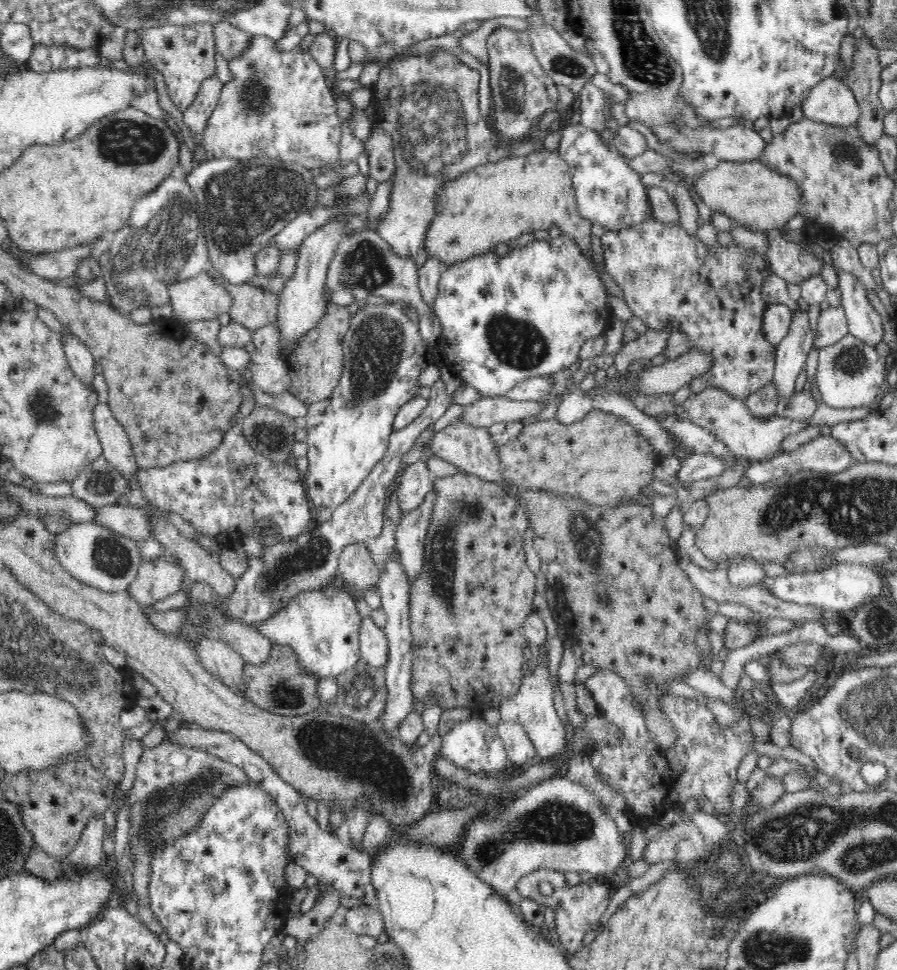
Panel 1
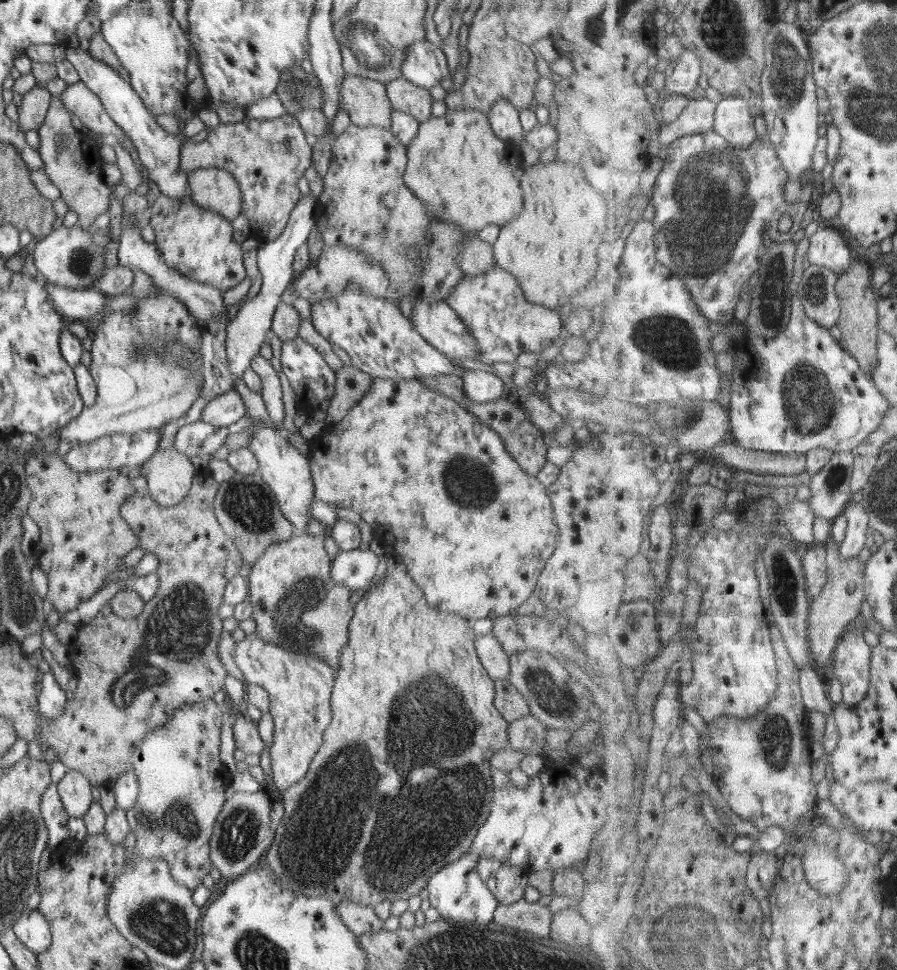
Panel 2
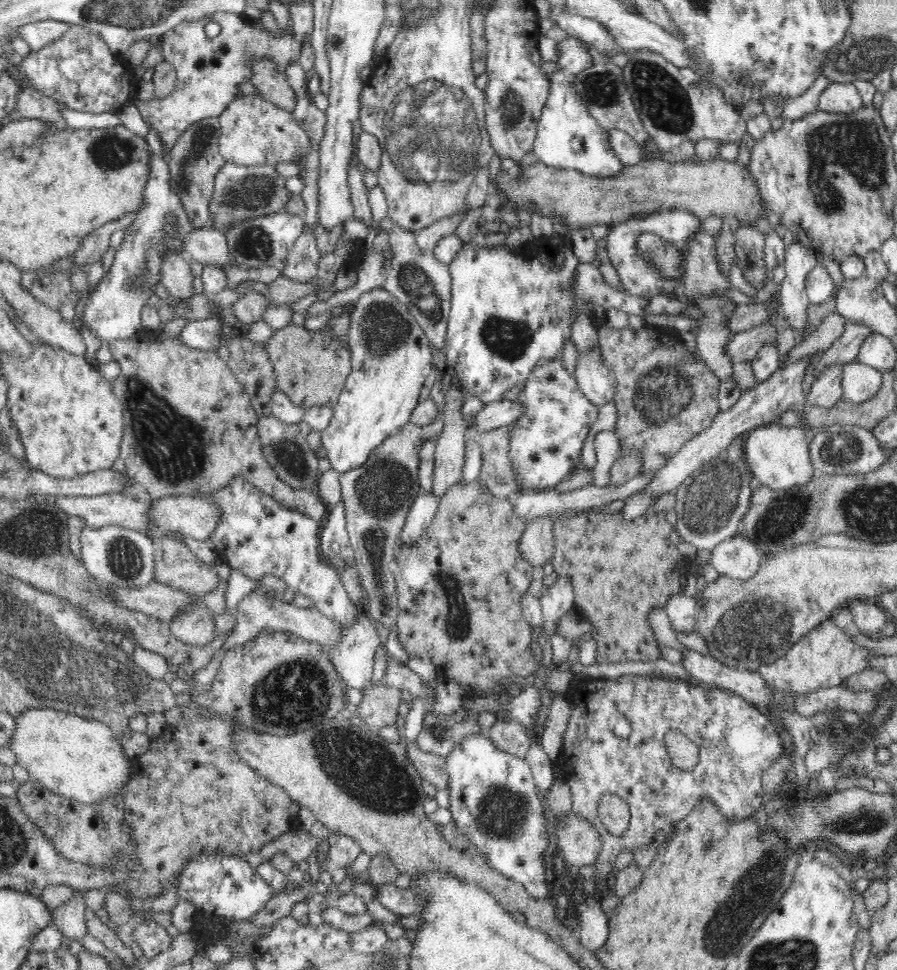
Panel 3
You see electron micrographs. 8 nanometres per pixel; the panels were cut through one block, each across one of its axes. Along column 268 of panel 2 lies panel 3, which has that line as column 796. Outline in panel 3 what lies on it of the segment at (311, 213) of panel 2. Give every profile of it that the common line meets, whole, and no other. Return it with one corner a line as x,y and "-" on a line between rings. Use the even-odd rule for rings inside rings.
798,241
785,245
783,266
785,278
780,284
778,297
781,313
788,319
796,339
801,338
804,328
808,326
806,309
810,302
804,278
820,263
820,259
814,250

